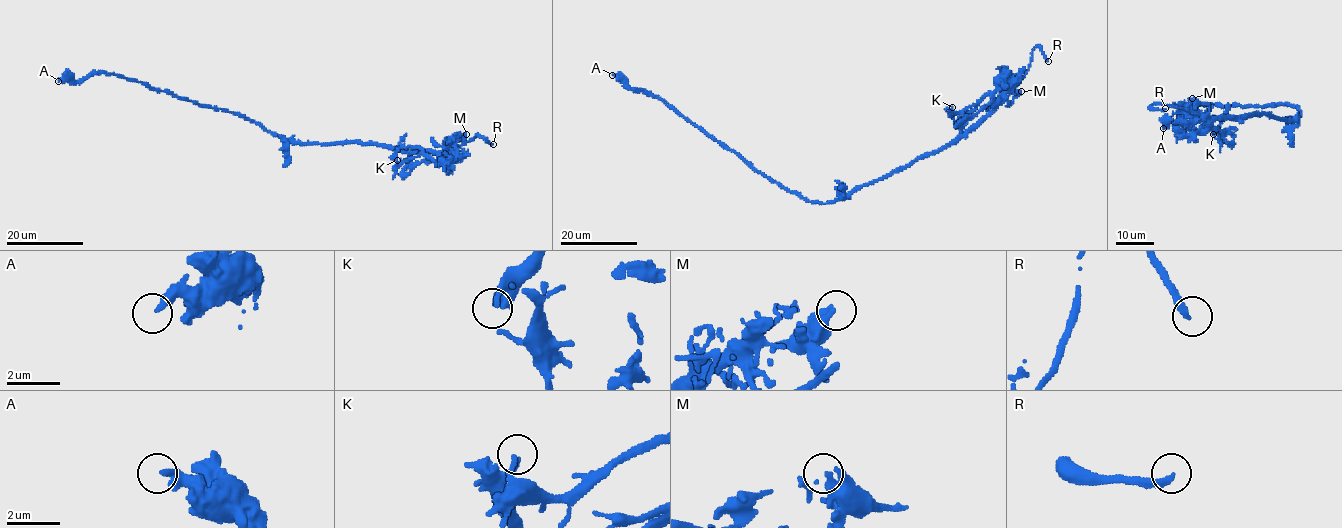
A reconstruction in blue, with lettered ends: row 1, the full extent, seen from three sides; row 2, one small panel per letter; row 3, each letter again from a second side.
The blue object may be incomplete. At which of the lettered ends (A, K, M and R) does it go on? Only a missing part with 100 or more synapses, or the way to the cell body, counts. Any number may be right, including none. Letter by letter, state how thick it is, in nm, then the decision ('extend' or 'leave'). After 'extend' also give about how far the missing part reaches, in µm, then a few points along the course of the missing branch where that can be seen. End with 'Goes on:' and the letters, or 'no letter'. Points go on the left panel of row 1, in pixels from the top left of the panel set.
A: 240 nm | leave
K: 110 nm | leave
M: 400 nm | leave
R: 240 nm | extend | 40 µm
Goes on: R

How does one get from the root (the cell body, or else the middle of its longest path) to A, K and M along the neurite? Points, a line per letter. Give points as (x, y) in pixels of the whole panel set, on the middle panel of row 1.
A: (839, 196), (830, 202), (815, 203), (787, 191), (661, 100), (630, 88), (612, 75)
K: (839, 196), (955, 143), (991, 110), (993, 99), (986, 95), (959, 120), (952, 118), (952, 107)
M: (839, 196), (846, 196), (956, 143), (1004, 101), (1010, 105), (1021, 91)

